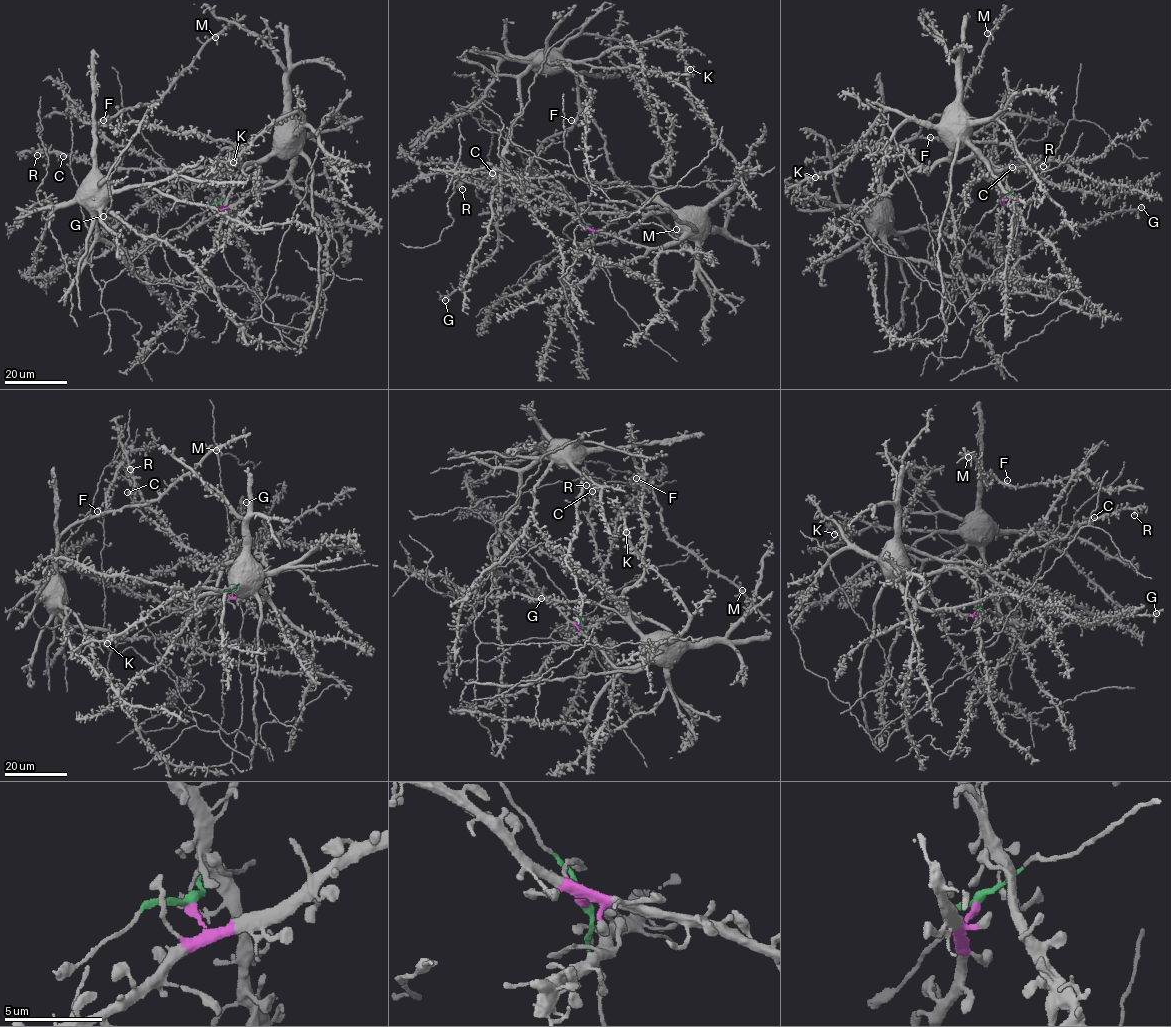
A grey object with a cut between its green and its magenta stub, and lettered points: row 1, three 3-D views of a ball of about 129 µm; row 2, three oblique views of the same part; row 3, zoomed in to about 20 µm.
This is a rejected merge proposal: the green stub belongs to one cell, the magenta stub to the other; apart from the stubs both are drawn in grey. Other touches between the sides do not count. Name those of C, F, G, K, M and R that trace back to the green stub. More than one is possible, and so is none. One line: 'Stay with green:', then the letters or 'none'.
Stay with green: F, G, M

